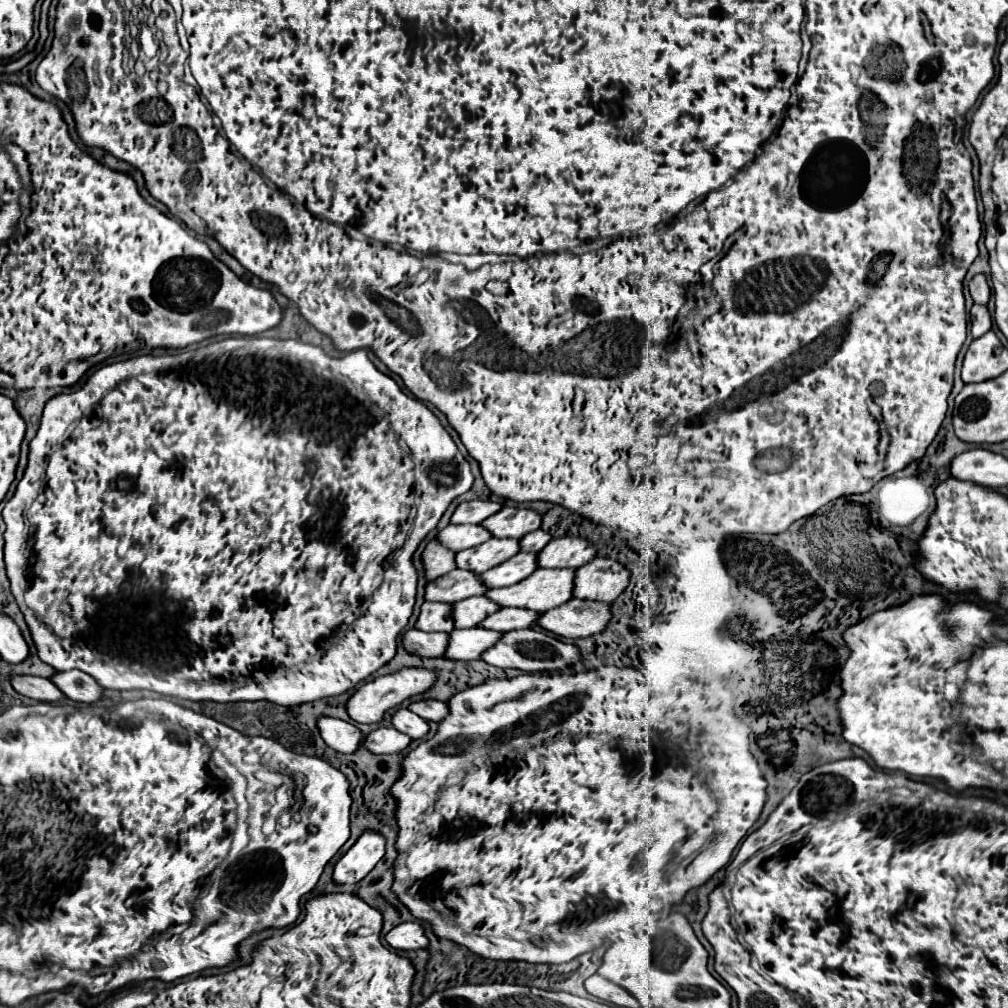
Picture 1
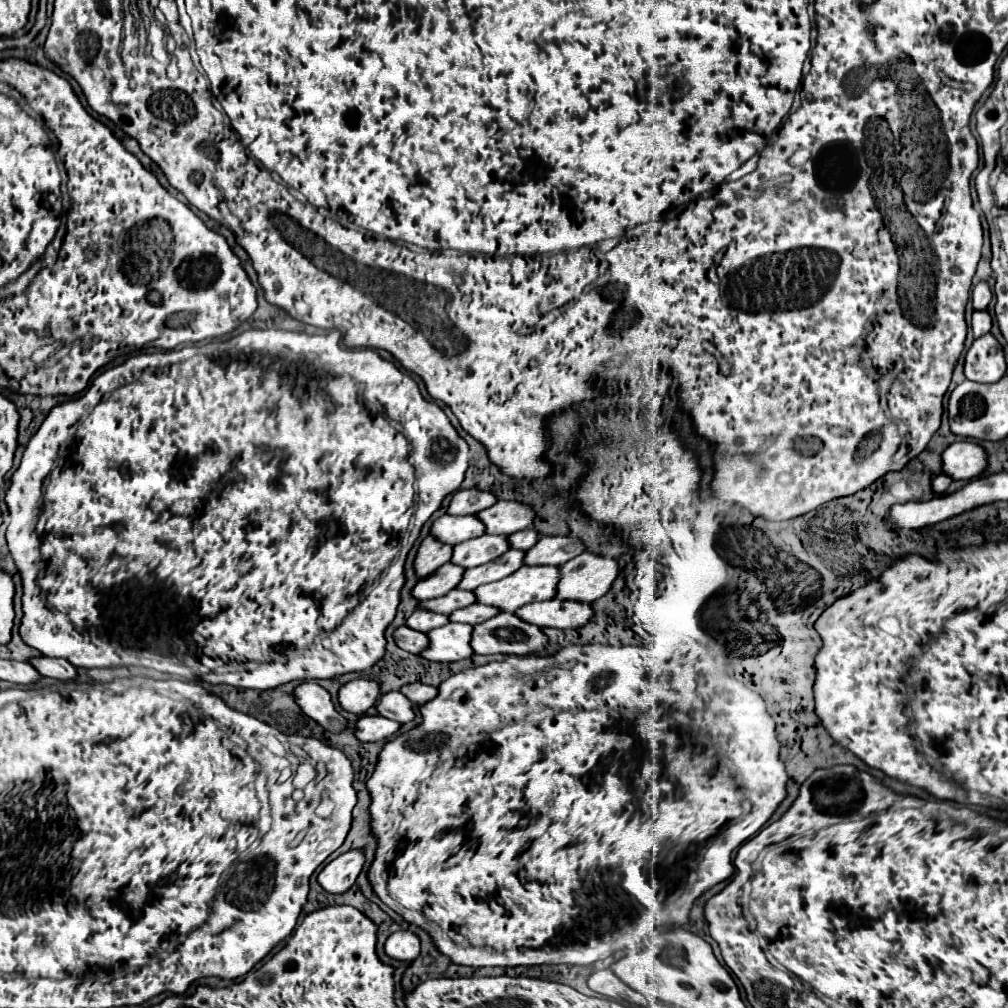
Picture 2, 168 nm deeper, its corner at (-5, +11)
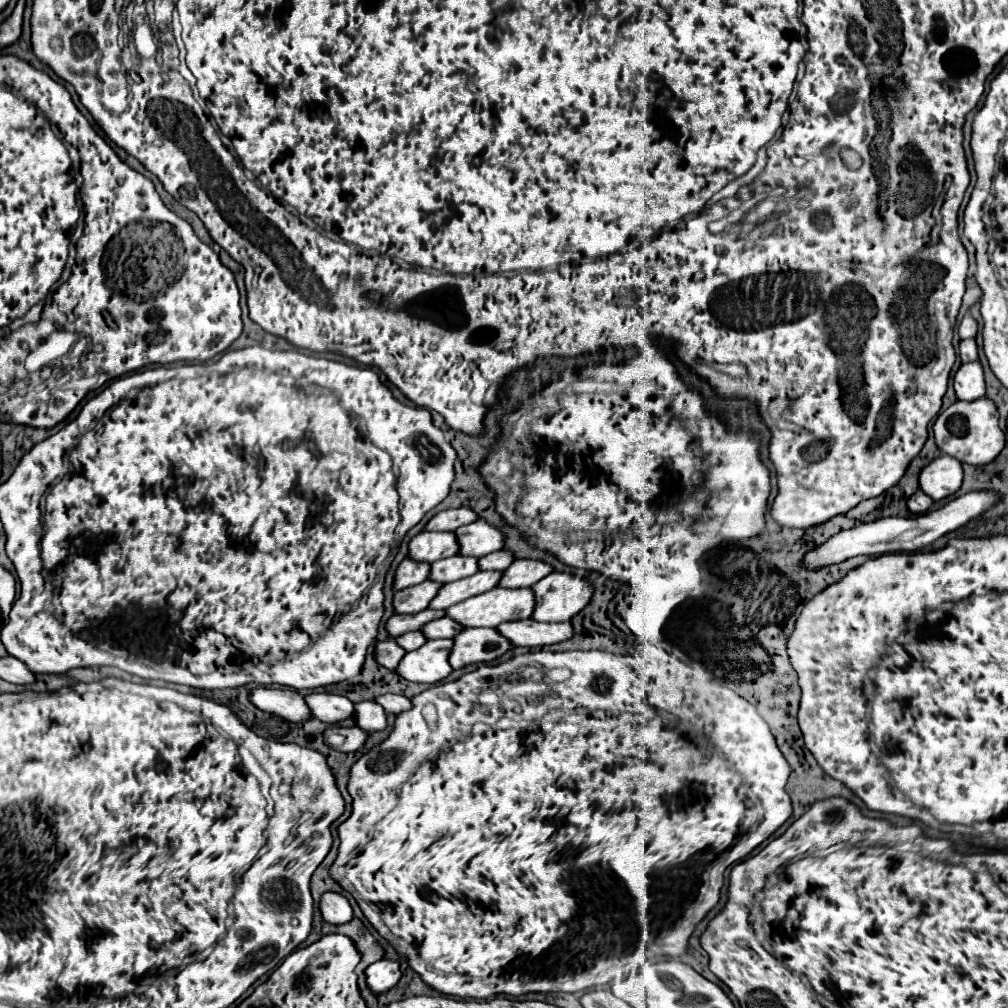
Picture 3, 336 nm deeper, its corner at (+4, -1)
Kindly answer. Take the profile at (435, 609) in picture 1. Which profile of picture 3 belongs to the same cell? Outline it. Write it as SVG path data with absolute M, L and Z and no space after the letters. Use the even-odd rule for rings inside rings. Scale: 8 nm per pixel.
M407 632L403 636L399 636L395 640L405 652L411 652L411 650L417 650L419 646L423 646L427 642L427 638L421 634L421 632Z

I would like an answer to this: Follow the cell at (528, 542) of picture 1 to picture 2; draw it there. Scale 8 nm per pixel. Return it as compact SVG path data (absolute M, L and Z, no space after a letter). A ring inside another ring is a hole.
M526 528L526 530L520 530L520 532L514 532L512 536L508 536L508 542L510 542L510 548L516 548L516 550L530 550L536 542L538 542L540 536L536 536L536 532L532 532L532 528Z

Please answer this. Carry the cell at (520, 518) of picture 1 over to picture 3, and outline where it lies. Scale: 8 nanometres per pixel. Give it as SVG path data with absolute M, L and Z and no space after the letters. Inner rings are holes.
M475 520L455 530L455 538L459 540L459 552L463 556L481 558L503 548L503 534L485 520Z

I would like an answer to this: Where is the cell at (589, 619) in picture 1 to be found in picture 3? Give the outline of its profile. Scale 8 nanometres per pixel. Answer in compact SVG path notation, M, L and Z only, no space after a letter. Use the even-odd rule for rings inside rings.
M533 618L503 622L499 624L497 632L503 634L513 646L527 646L527 648L557 644L573 636L573 628L569 622L543 624L543 622L535 622Z

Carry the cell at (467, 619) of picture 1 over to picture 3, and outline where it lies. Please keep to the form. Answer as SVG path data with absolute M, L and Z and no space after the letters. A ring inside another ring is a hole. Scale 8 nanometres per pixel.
M427 608L427 612L419 612L415 616L403 616L403 614L393 614L387 624L385 624L385 630L389 634L389 638L397 638L399 634L405 634L405 632L411 632L411 630L419 630L423 624L435 620L435 618L441 618L445 616L443 612L439 610L431 610Z

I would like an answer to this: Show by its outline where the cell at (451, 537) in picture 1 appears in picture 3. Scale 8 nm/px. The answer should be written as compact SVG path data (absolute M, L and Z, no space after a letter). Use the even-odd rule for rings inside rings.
M419 532L411 542L409 542L409 552L407 556L411 560L427 562L433 564L437 560L455 556L459 552L457 538L453 532Z

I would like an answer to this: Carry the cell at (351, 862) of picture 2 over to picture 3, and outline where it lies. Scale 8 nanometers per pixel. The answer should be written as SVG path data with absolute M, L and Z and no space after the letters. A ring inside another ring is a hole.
M337 892L323 894L321 902L319 902L319 908L321 908L323 920L327 924L341 926L341 924L347 924L347 922L353 920L353 908L351 908L351 904L347 902L345 896L341 896Z

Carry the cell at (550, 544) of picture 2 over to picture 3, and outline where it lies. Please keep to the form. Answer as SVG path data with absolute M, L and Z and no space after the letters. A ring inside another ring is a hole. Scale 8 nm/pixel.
M515 560L501 576L501 588L529 588L537 580L545 578L551 572L551 566L539 560Z

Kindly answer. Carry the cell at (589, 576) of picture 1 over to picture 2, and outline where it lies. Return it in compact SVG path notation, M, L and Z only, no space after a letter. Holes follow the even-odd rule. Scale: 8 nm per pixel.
M582 552L562 564L562 576L556 598L594 602L602 598L618 578L618 562L610 556Z

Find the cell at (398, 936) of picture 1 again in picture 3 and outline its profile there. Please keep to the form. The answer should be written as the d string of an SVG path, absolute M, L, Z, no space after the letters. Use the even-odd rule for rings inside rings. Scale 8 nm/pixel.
M385 958L373 962L373 964L365 970L365 974L367 974L367 988L369 988L375 996L379 996L379 994L387 992L389 988L393 988L393 986L399 982L399 978L401 978L399 964L393 962L393 960L385 960Z

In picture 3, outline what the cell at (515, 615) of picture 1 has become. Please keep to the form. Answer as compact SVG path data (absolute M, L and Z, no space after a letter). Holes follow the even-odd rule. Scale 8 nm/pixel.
M443 616L439 620L431 620L431 624L425 624L421 628L421 632L429 638L429 640L435 640L435 638L453 638L457 632L461 632L463 626L459 626L455 620Z

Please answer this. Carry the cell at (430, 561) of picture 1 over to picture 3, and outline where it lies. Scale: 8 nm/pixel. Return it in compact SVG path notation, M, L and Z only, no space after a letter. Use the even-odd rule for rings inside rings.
M405 558L397 572L395 572L395 582L393 582L393 590L403 590L403 588L409 588L409 586L415 586L415 584L421 584L427 580L429 576L429 564L425 562L415 562L411 558Z

